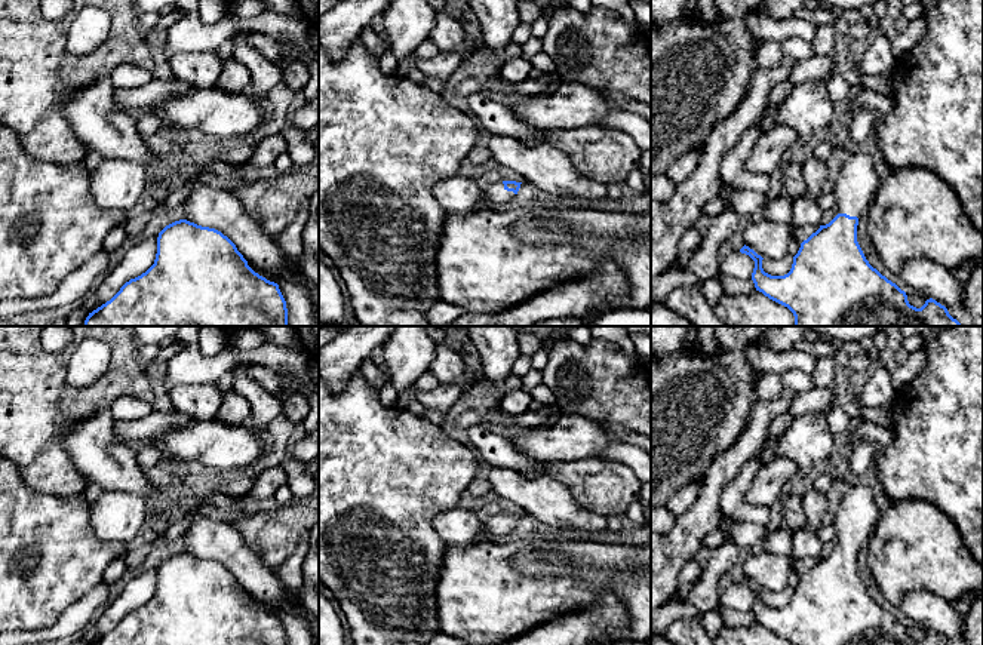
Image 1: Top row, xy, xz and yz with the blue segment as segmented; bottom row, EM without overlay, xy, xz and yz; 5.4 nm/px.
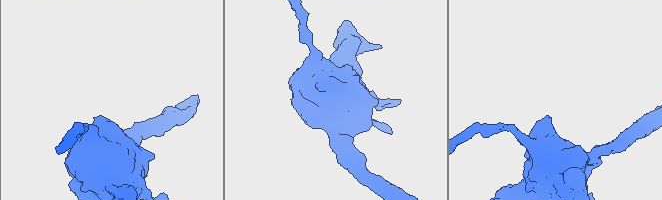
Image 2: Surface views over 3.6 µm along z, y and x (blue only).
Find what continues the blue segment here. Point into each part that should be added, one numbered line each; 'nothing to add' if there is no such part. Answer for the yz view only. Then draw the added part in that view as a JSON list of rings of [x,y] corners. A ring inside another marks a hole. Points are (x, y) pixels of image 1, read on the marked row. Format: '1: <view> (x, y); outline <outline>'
1: yz (857, 181); outline [[[847,150],[832,190],[838,214],[858,218],[872,203],[878,185],[879,176],[870,157],[860,151]]]

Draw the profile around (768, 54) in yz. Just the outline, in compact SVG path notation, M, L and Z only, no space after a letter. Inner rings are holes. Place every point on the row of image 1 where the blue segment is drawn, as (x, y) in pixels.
M762 40L755 49L755 59L762 68L775 68L781 64L784 53L778 42Z

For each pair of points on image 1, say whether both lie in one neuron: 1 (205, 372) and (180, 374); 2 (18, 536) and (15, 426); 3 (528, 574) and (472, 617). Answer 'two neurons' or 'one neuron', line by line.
1: one neuron
2: two neurons
3: one neuron

